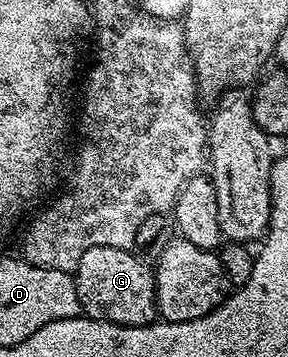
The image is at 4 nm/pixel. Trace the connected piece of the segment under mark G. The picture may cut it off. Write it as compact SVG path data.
M88 247L80 255L77 269L73 270L74 286L78 302L82 304L82 313L95 317L98 321L111 321L117 325L149 325L155 320L154 274L149 264L145 265L130 249L116 247Z

